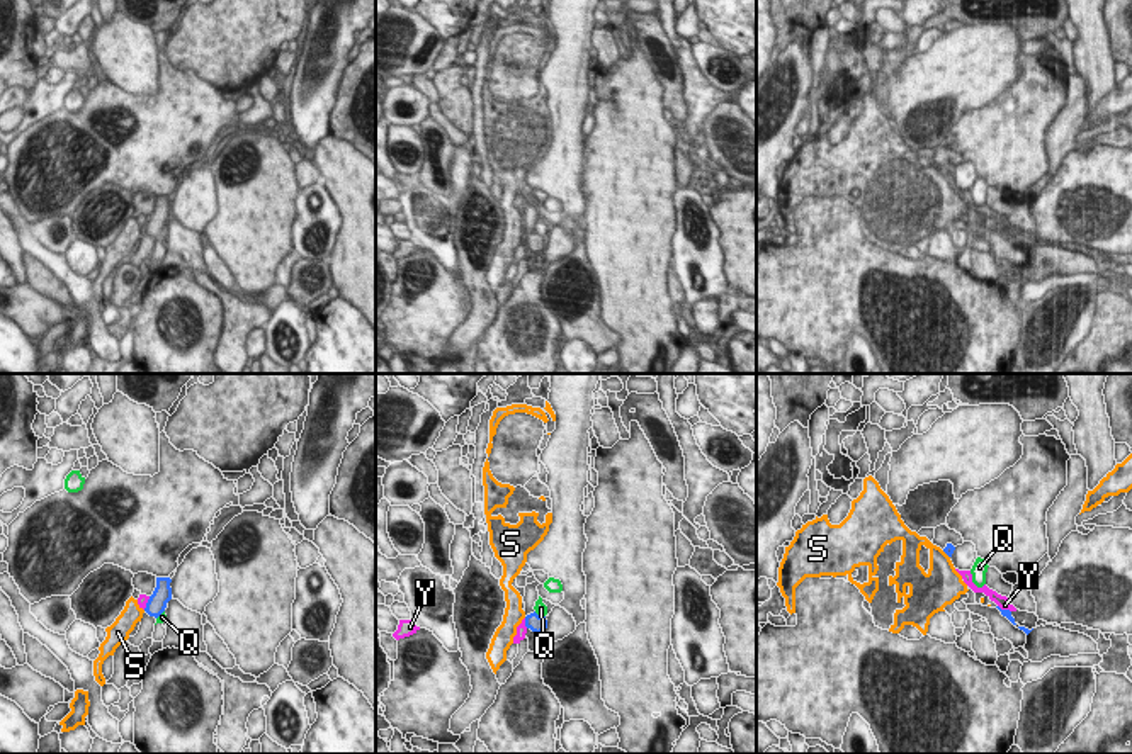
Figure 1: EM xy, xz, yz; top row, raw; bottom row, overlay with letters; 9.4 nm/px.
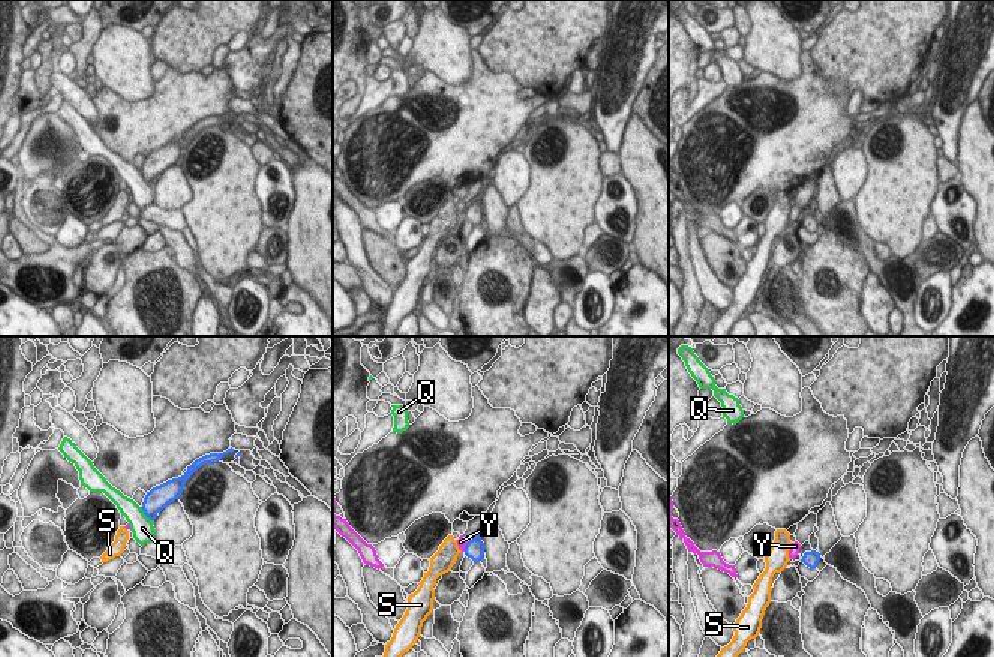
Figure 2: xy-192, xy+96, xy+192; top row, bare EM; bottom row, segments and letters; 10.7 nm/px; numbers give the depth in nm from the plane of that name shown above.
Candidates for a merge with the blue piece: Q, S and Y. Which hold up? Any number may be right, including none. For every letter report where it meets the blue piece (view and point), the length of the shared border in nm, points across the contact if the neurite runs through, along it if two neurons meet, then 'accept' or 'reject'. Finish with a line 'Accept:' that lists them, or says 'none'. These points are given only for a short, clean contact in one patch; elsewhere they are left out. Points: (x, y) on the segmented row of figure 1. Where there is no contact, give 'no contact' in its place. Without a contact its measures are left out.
Q: xz (537, 615) | 120 nm | reject
S: yz (945, 552) | 110 nm | along yz (942, 551), (949, 557) | reject
Y: xz (526, 624) | 100 nm | along xz (524, 618), (527, 627) | reject
Accept: none

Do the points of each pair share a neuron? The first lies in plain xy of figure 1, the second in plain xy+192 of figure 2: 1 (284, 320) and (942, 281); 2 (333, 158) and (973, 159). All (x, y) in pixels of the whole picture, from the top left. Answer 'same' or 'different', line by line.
1: same
2: same

